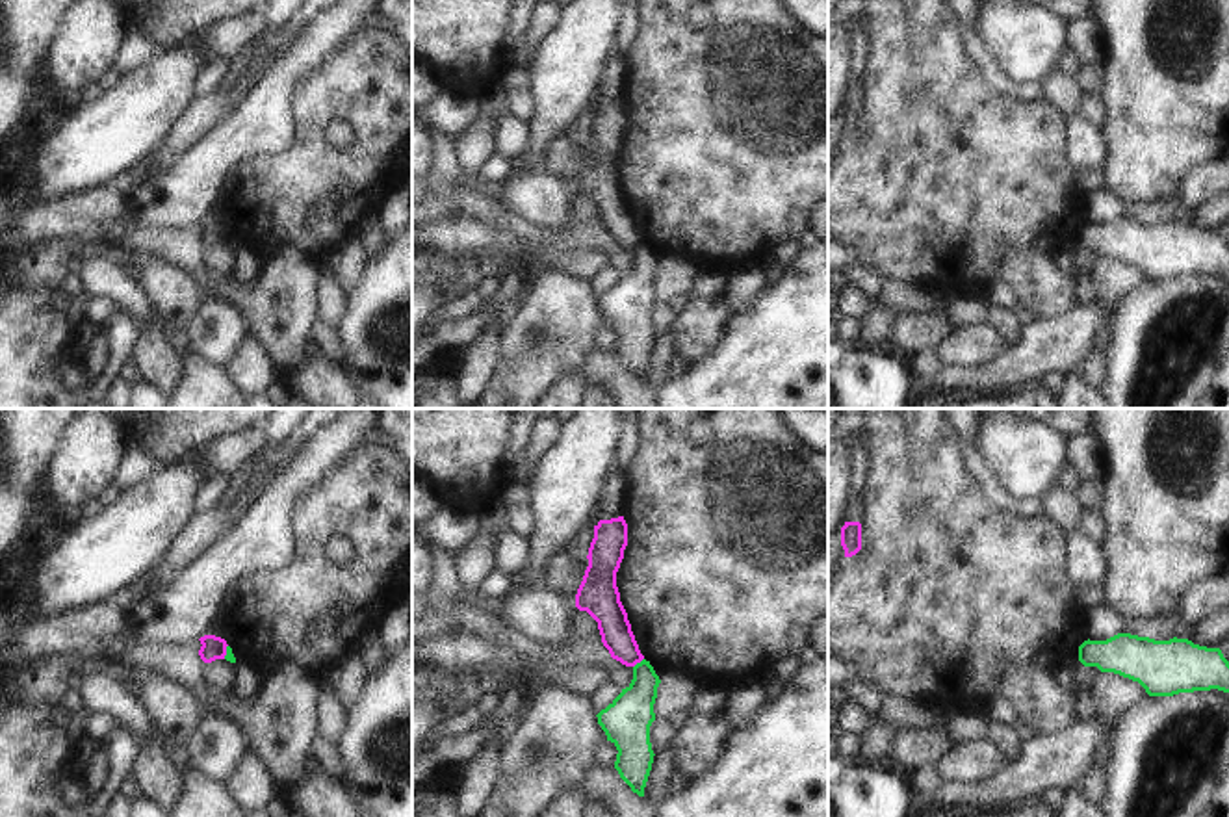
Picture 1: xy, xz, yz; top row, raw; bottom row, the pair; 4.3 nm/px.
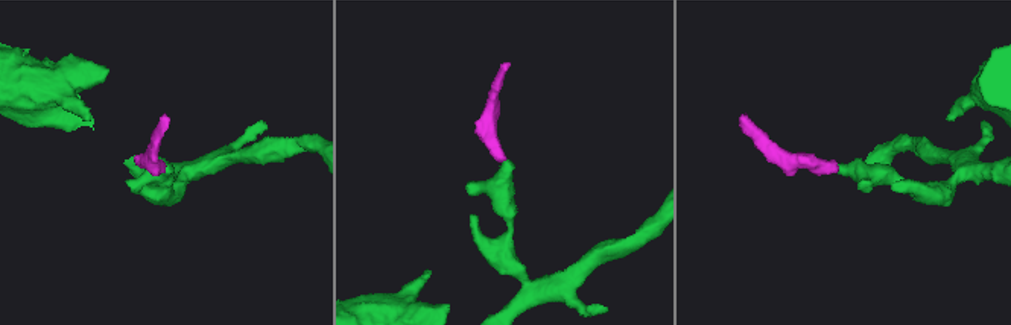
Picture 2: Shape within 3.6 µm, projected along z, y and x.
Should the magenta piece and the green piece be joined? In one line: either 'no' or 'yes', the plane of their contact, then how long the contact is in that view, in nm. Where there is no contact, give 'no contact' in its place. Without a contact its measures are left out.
no; contact in xz; length 60 nm

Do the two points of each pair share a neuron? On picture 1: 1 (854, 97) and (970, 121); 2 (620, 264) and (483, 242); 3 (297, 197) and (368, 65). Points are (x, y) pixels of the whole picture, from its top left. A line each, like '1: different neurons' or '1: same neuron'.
1: different neurons
2: different neurons
3: same neuron

